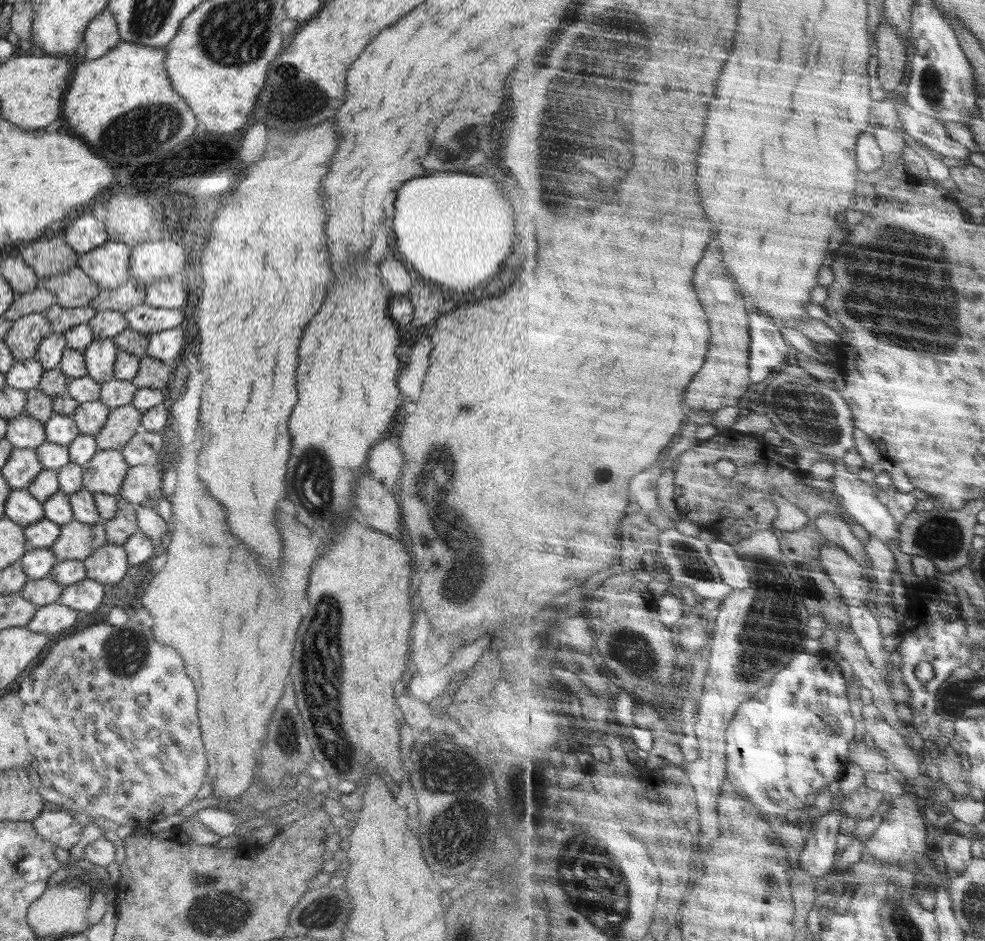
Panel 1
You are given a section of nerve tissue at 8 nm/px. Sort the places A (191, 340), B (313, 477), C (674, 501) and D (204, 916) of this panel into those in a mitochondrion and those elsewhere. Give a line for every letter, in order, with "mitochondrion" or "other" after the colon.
A: other
B: mitochondrion
C: other
D: mitochondrion

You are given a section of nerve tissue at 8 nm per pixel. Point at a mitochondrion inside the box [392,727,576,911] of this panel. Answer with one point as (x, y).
(455, 810)

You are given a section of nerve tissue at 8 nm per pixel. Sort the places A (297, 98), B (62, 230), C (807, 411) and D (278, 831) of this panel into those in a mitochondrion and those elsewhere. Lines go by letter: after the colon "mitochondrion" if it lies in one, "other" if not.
A: mitochondrion
B: other
C: mitochondrion
D: other

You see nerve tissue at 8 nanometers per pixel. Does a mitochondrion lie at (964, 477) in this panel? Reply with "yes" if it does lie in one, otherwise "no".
no

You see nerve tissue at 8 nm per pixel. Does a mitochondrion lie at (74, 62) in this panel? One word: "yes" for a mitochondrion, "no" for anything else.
no

